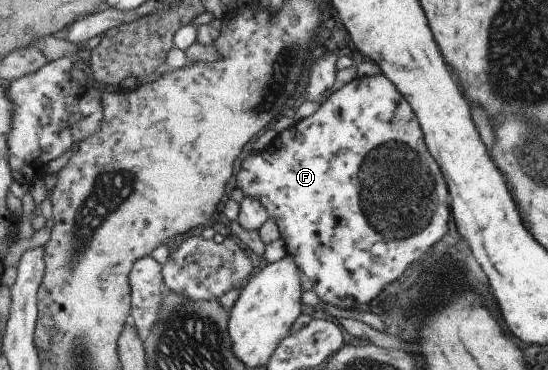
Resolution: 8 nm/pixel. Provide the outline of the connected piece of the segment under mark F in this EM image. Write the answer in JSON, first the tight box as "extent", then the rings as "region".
{"extent":[236,75,449,311],"region":[[[382,75],[356,78],[352,83],[335,91],[328,101],[321,104],[311,116],[294,122],[277,134],[265,150],[248,155],[241,163],[241,169],[236,175],[236,185],[242,191],[243,197],[254,197],[262,201],[270,217],[277,223],[287,252],[294,255],[301,273],[312,282],[312,290],[317,297],[322,302],[340,310],[360,311],[362,303],[368,305],[368,301],[374,299],[386,283],[400,277],[414,259],[418,259],[426,249],[430,249],[432,243],[436,243],[444,235],[446,223],[448,223],[449,193],[443,175],[422,141],[417,117],[414,117],[412,109],[396,91],[396,87]]]}

